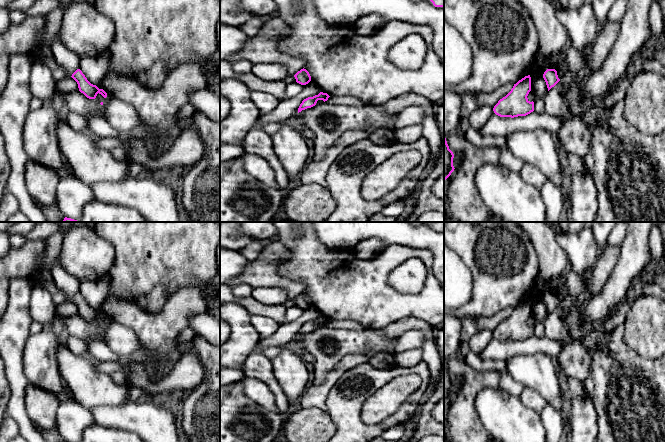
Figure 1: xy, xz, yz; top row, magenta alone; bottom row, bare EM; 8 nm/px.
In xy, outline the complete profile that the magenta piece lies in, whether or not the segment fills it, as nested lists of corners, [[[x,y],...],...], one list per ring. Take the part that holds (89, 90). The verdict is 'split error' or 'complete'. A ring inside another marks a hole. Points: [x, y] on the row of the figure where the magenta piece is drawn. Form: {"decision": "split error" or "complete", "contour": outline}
{"decision": "complete", "contour": [[[77,69],[71,77],[77,82],[79,91],[87,98],[95,99],[98,93],[104,98],[107,97],[107,93],[96,85],[91,84],[80,69]]]}

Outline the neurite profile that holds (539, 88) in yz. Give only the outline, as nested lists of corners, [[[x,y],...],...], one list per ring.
[[[538,77],[534,79],[534,84],[531,88],[532,92],[536,96],[544,96],[548,92],[546,82],[543,77]]]

